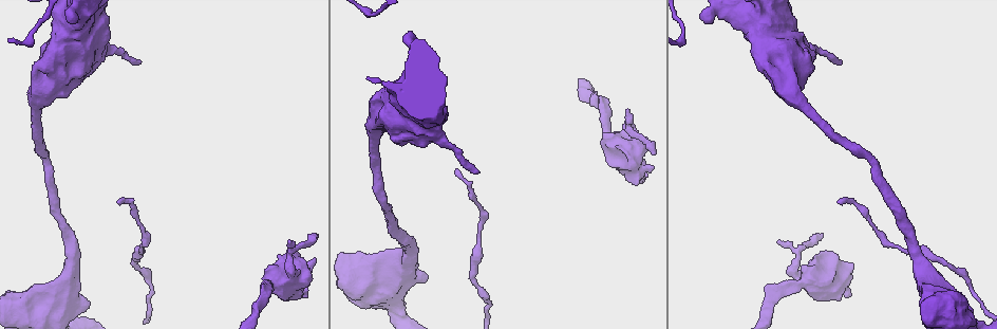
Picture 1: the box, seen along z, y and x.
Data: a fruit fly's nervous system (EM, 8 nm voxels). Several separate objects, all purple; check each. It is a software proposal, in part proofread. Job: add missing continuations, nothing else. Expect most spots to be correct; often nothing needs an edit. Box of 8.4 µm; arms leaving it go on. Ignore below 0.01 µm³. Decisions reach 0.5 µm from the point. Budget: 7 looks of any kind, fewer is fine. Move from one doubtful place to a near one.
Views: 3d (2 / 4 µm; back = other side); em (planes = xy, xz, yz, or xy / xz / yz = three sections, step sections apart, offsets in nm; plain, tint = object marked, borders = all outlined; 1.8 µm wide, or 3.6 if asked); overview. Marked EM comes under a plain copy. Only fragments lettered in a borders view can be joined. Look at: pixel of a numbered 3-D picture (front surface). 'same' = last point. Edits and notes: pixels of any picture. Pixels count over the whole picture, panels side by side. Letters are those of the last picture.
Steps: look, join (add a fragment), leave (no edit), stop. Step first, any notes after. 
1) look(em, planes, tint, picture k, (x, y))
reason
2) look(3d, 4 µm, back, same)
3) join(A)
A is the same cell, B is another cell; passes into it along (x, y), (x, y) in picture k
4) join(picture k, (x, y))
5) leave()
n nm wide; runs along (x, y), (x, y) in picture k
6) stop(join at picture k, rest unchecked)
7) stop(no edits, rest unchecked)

look(em, planes, borders, picture 1, (288, 242))
thin end

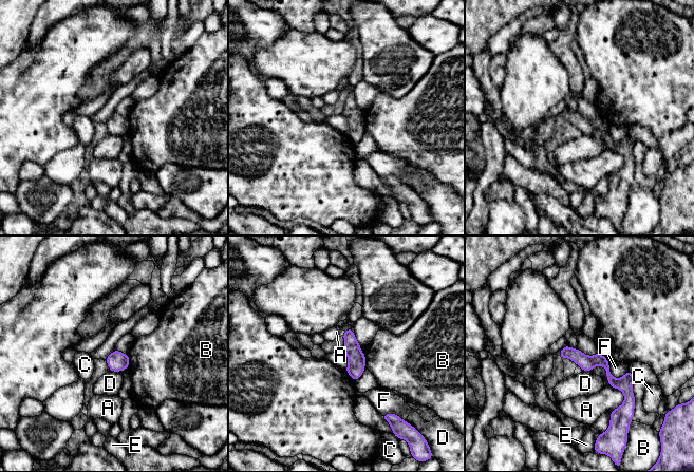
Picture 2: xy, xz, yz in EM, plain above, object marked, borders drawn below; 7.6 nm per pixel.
leave()
120 nm wide; A, B, C, D, E and F are other cells; border along (595, 365), (604, 369), (610, 385) in picture 2; no lettered fragment goes on from it

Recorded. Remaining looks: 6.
look(3d, 4 µm, picture 1, (634, 184))
free end

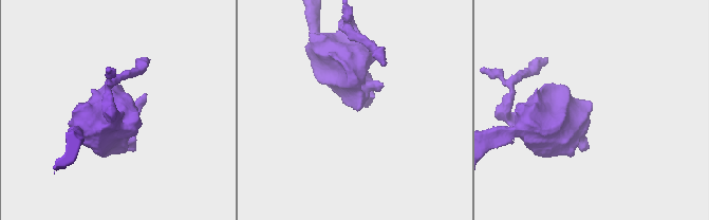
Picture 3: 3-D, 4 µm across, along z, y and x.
look(em, 3.6 µm, yz, step 8, borders, picture 3, (358, 109))
now the EM

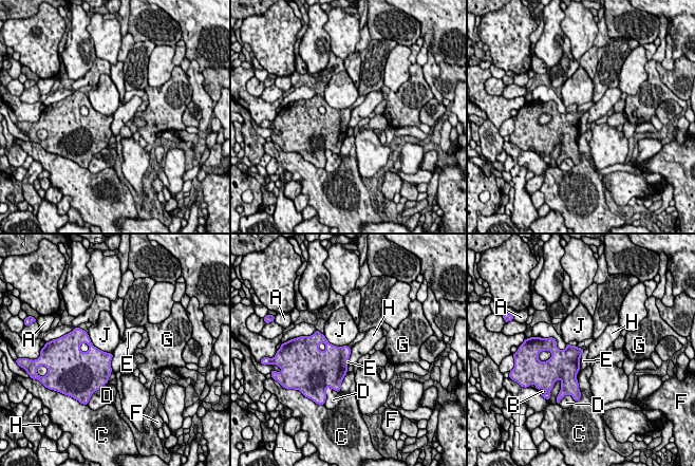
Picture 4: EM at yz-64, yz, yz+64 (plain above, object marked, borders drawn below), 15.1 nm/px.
leave()
A, B, C, D, E, F, G, H and J are other cells; border along (113, 353), (111, 371) in picture 4; none of them fits

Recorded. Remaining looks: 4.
look(3d, 4 µm, picture 1, (41, 65))
calibre changes

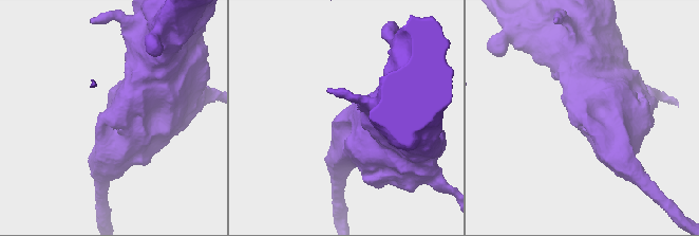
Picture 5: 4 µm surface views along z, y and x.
look(em, 3.6 µm, xz, step 8, tint, picture 5, (108, 114))
now the EM

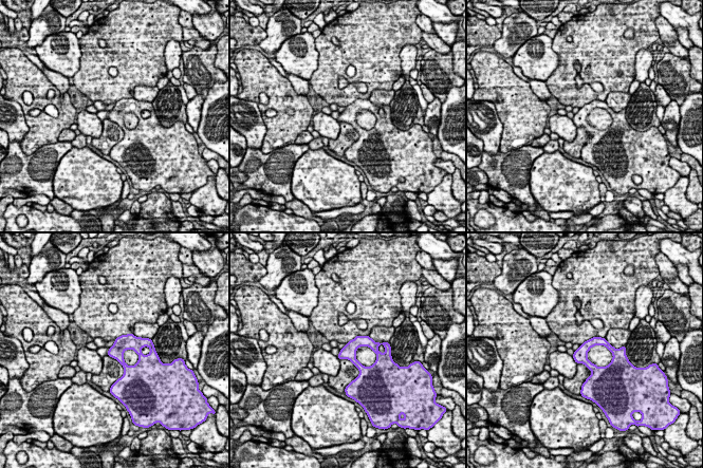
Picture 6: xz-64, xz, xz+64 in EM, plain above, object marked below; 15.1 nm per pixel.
look(em, 3.6 µm, planes, borders, same)

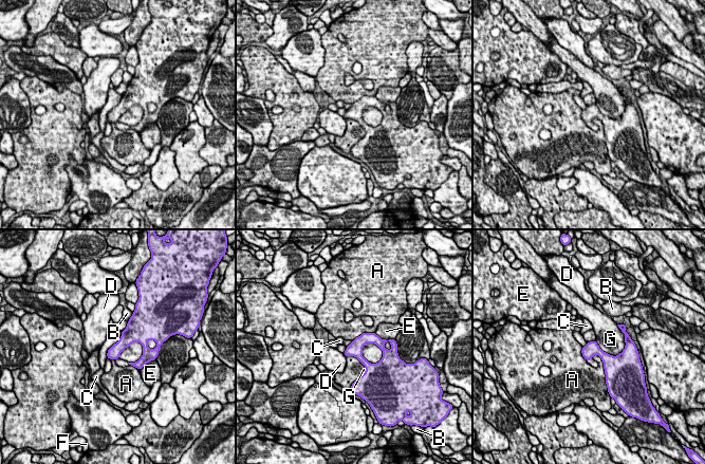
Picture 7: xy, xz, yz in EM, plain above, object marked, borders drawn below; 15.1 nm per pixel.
leave()
A, B, C, D, E, F and G are other cells; none of them fits

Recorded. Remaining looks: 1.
stop(no edits, rest unchecked)

